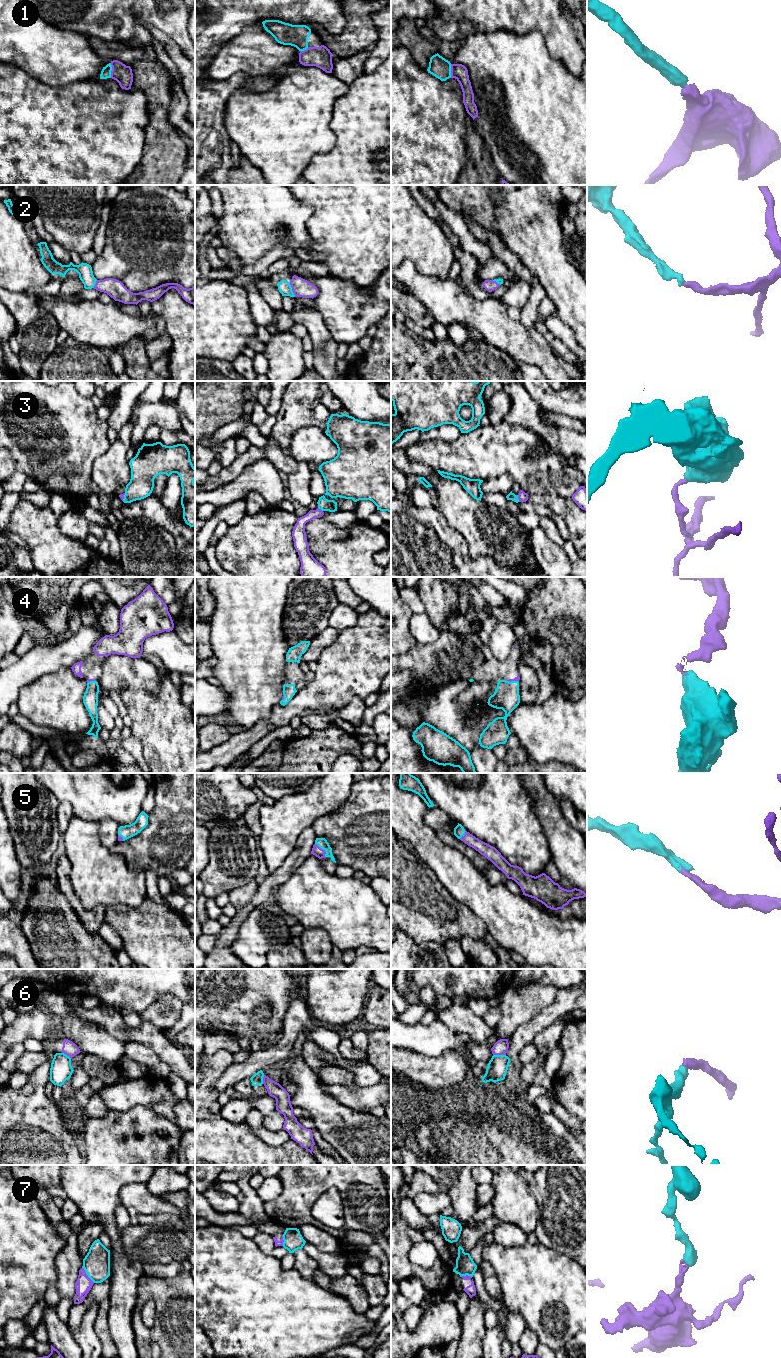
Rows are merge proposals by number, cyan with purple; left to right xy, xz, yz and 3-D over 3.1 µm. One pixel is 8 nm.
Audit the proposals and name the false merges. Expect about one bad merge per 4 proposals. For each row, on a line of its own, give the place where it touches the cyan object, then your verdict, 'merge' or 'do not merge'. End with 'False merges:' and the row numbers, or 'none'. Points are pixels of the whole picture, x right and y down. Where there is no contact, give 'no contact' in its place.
1: xy (111, 70) | merge
2: xz (291, 289) | merge
3: yz (517, 498) | do not merge
4: yz (512, 681) | merge
5: xz (322, 848) | merge
6: yz (499, 1055) | do not merge
7: xy (87, 1274) | do not merge
False merges: 3, 6, 7

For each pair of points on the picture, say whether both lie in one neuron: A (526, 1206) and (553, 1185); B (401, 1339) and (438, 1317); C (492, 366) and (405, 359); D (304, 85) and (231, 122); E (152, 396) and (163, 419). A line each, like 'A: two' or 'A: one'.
A: two
B: one
C: one
D: one
E: two

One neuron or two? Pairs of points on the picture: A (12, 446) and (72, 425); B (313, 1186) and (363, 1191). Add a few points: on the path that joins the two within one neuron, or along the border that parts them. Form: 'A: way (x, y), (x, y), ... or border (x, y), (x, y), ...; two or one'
A: way (27, 431), (57, 430); one
B: way (325, 1181), (351, 1181); one

